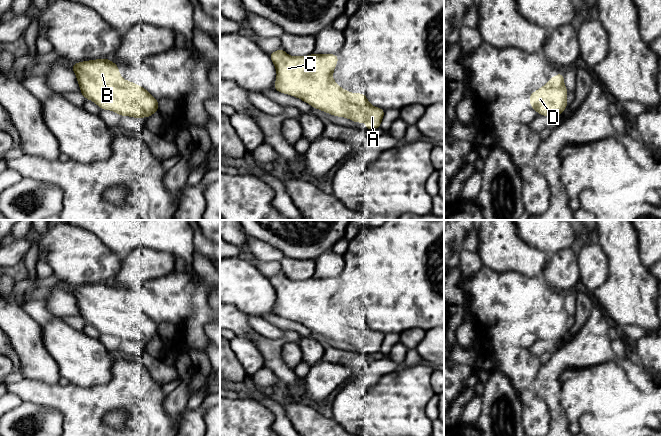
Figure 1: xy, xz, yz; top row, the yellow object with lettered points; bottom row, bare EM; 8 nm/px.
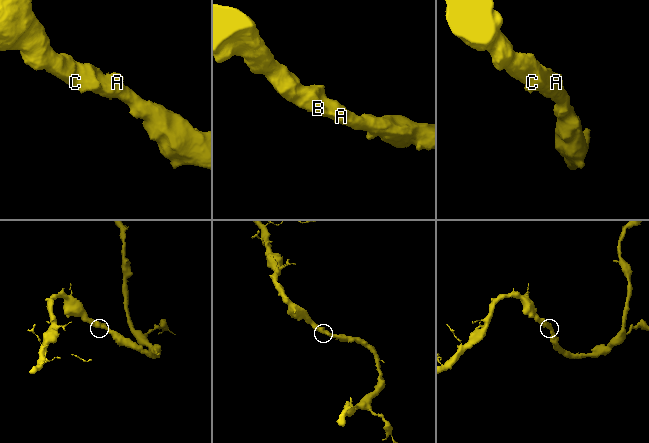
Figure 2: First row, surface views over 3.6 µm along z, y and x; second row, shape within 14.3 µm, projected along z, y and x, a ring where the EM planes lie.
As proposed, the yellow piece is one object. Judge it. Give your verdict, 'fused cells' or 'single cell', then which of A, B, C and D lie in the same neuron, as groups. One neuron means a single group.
single cell | A B C D

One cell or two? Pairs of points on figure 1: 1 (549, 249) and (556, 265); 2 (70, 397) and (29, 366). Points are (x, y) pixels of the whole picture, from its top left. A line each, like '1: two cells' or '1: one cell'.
1: two cells
2: two cells

